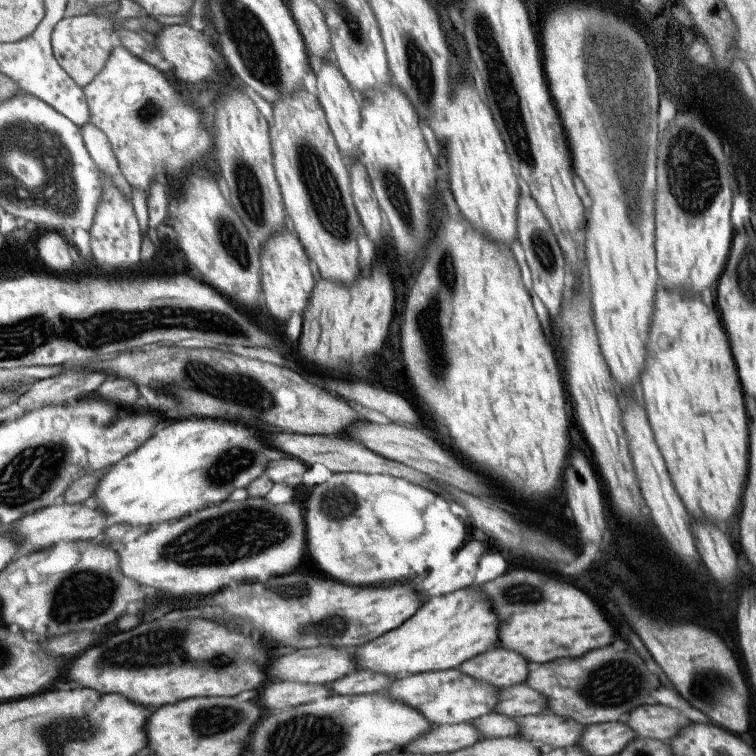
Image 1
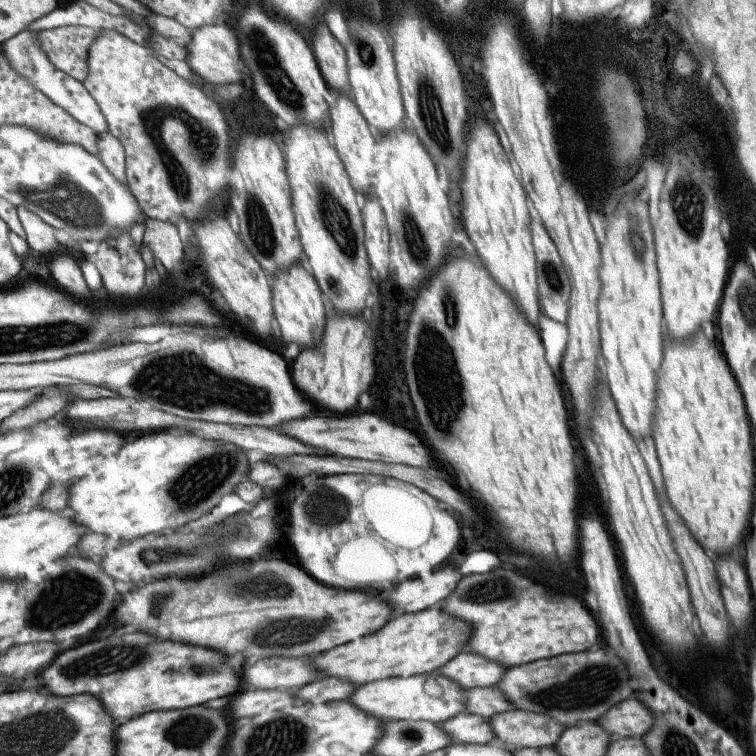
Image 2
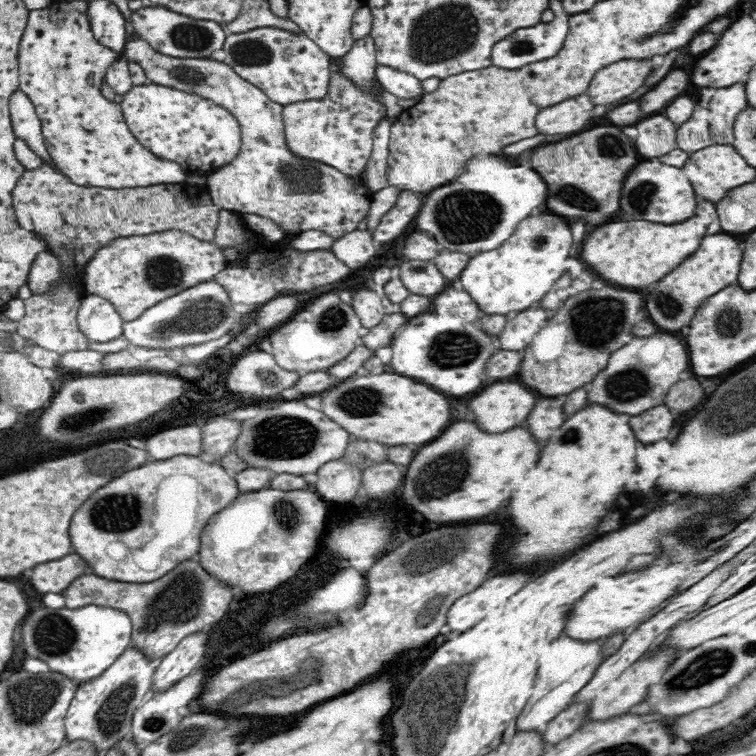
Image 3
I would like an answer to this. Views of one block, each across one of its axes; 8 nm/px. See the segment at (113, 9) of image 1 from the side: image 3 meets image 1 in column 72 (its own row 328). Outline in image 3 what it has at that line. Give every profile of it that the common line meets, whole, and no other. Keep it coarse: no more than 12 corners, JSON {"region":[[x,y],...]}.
{"region":[[41,158],[12,192],[59,262],[17,332],[86,350],[84,268],[112,240],[210,243],[219,206],[188,182],[81,187]]}

